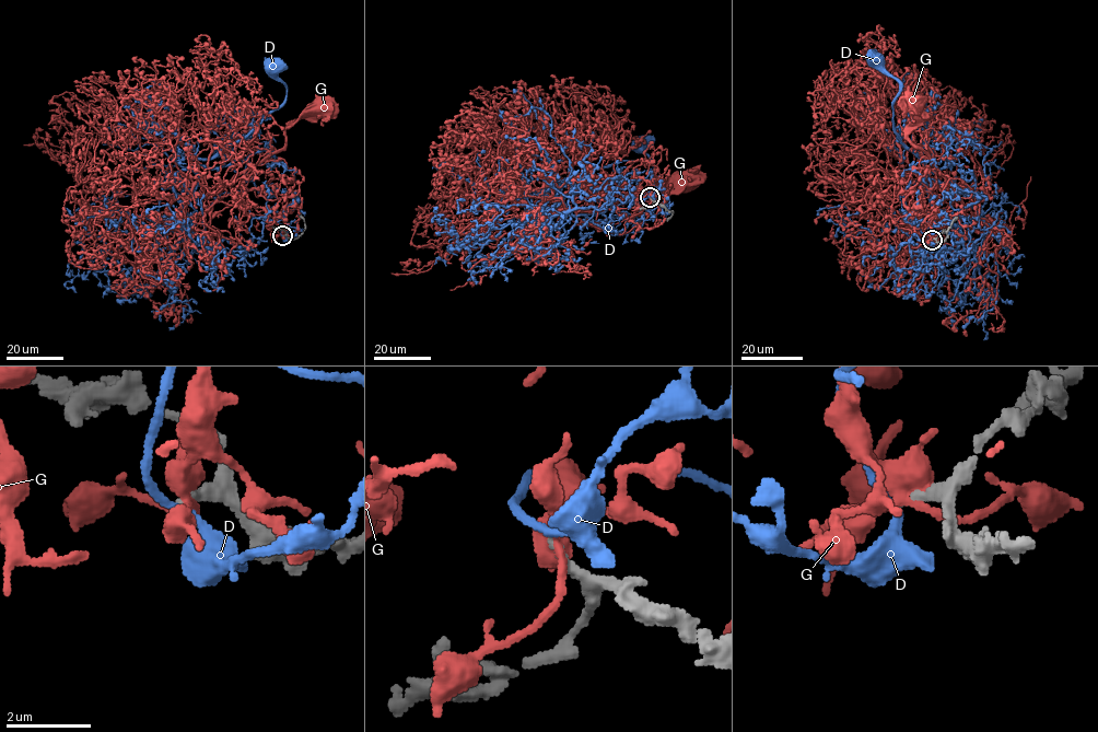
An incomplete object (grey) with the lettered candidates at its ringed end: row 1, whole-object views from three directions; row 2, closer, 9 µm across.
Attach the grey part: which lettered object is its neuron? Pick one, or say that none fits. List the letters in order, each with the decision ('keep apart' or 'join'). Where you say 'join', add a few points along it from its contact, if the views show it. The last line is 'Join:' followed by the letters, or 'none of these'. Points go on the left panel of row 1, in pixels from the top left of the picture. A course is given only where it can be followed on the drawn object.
D: keep apart
G: keep apart
Join: none of these

